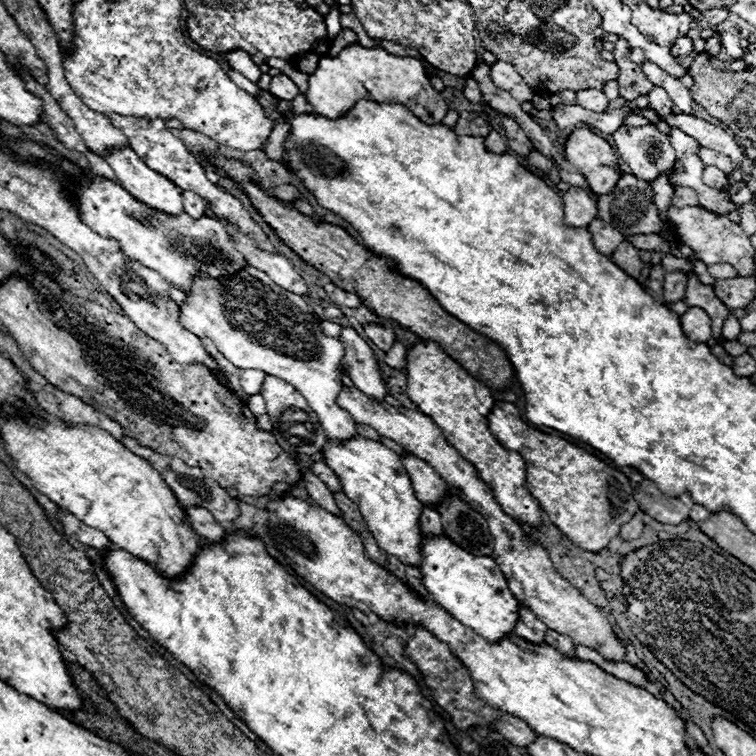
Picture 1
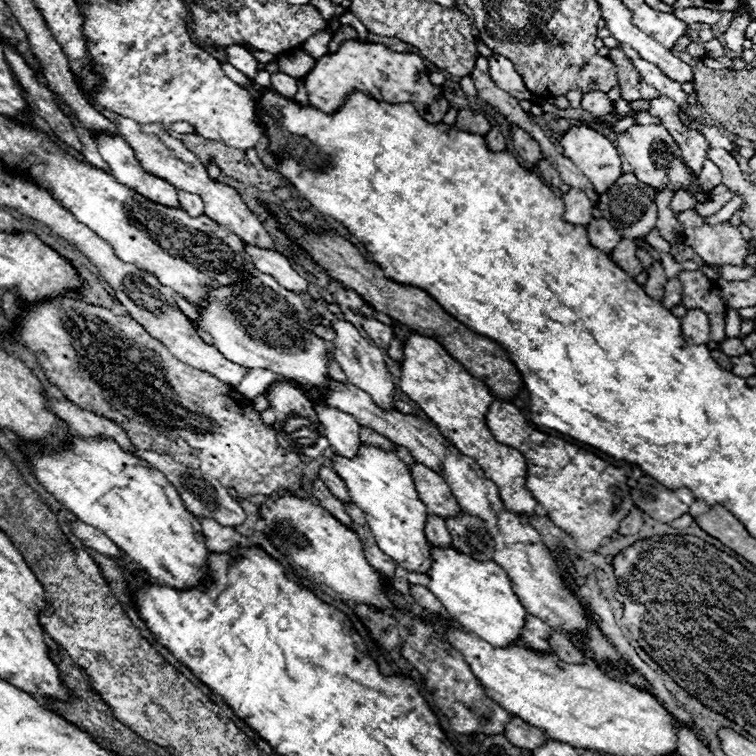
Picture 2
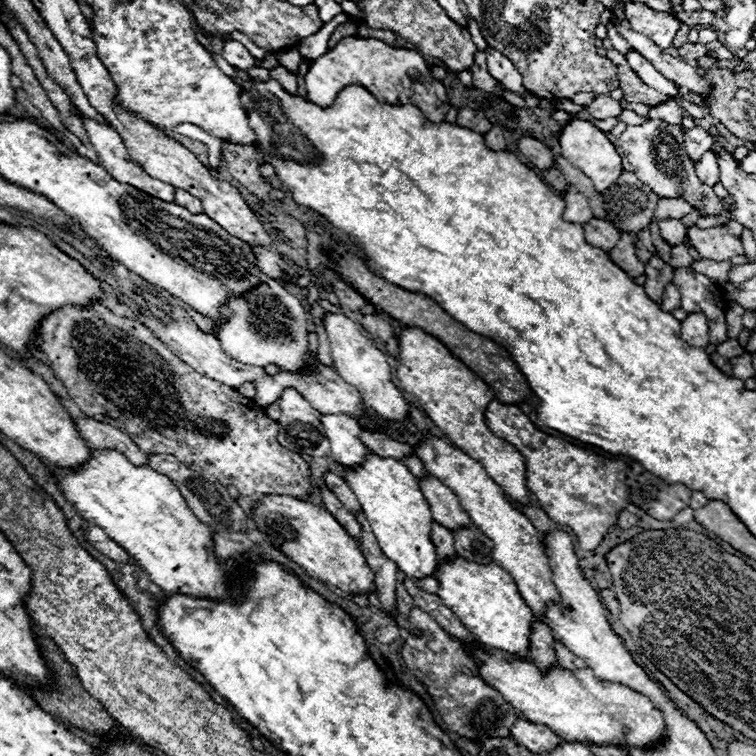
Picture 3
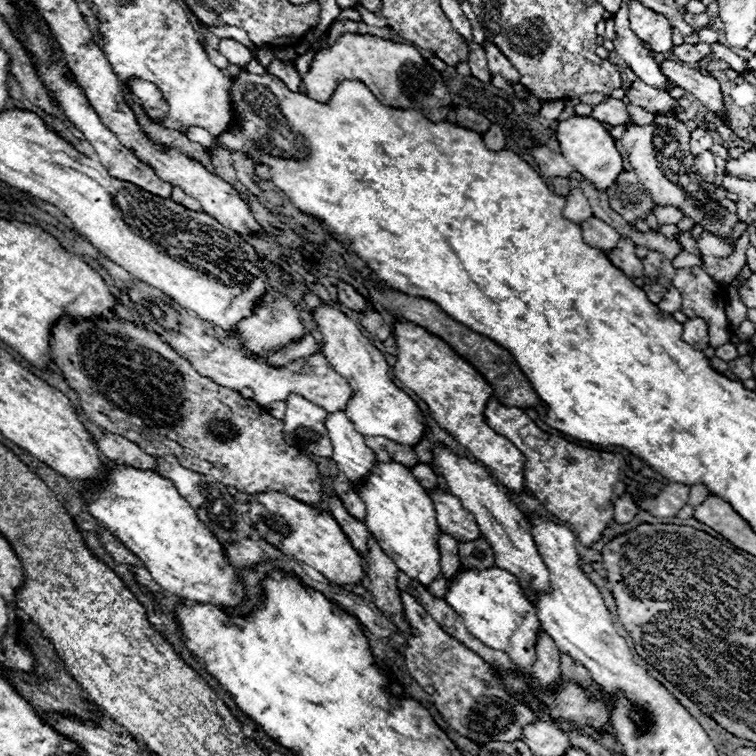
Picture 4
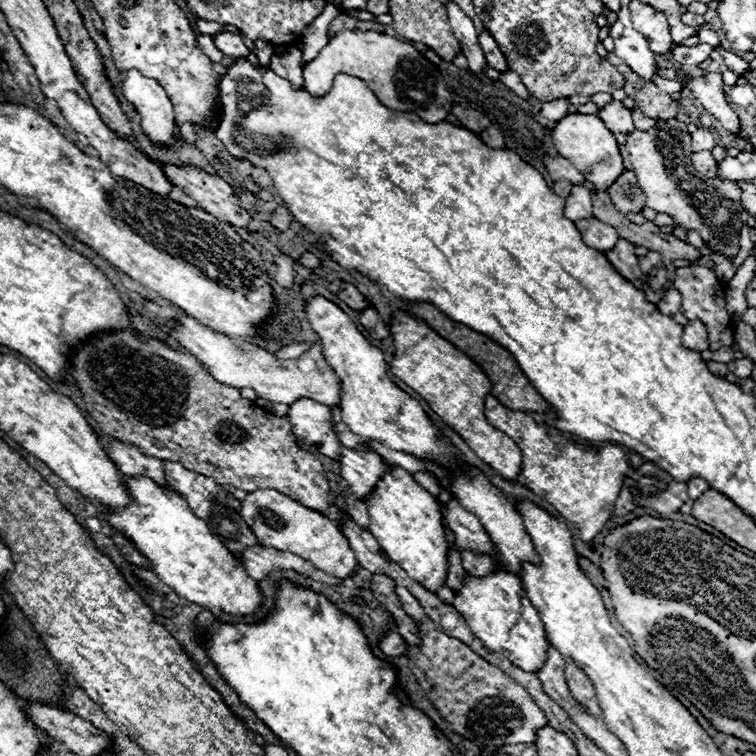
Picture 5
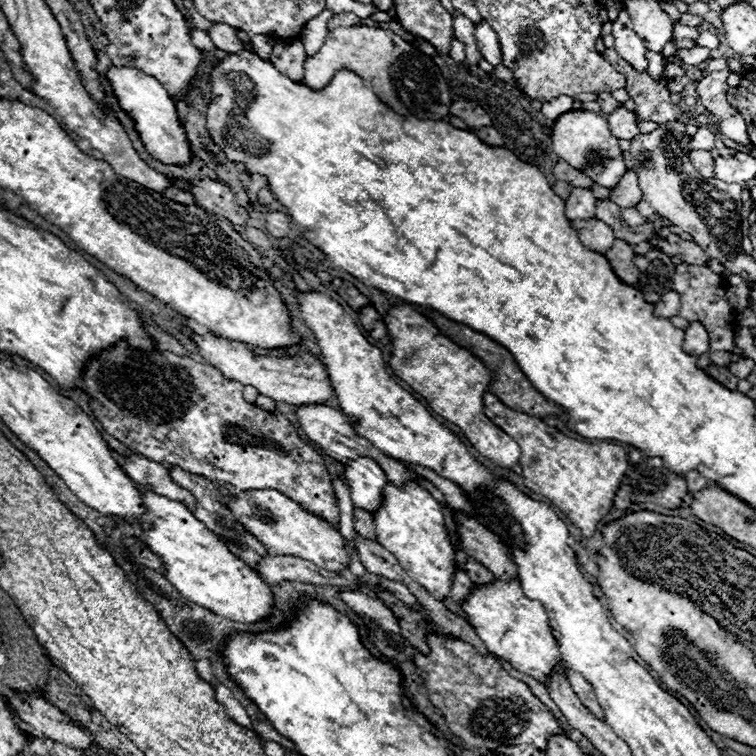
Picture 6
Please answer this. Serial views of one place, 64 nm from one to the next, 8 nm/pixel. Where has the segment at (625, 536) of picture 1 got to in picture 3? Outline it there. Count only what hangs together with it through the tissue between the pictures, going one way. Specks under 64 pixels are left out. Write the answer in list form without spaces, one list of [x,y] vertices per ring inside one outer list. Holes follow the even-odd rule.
[[[628,504],[620,514],[618,514],[618,526],[620,528],[632,528],[636,522],[638,522],[638,516],[640,514],[640,508],[634,506],[634,504]]]

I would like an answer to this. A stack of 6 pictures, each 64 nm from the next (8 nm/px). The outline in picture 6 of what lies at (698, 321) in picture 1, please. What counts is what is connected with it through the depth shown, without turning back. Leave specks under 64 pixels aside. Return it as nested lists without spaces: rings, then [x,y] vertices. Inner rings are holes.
[[[698,322],[690,324],[684,334],[686,334],[684,336],[684,352],[700,356],[708,350],[708,332],[702,324],[698,324]]]

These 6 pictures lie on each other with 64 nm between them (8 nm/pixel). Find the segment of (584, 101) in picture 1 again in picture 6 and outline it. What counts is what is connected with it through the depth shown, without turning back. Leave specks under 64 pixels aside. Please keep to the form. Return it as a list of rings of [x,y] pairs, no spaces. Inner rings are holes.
[[[620,106],[614,114],[608,116],[608,124],[610,124],[612,134],[618,140],[632,140],[634,136],[640,134],[638,124],[636,124],[636,114],[626,110],[624,106]]]

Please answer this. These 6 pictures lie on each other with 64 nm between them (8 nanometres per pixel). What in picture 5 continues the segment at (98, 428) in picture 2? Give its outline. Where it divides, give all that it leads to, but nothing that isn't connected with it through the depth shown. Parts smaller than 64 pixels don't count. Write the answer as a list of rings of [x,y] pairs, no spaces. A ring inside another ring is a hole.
[[[114,440],[108,450],[110,458],[114,460],[114,464],[118,466],[118,470],[124,476],[148,476],[152,478],[156,484],[160,486],[168,486],[166,476],[164,476],[164,462],[144,456],[138,448],[128,446],[120,440]]]

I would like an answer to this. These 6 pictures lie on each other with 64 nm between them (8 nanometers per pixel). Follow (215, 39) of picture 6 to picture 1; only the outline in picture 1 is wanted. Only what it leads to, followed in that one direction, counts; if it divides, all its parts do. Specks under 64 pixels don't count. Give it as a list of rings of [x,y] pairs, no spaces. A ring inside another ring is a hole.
[[[232,50],[228,54],[228,64],[230,64],[230,68],[242,72],[242,76],[246,76],[250,82],[256,82],[260,78],[260,74],[262,74],[260,68],[254,64],[252,56],[248,52],[244,52],[244,50]]]

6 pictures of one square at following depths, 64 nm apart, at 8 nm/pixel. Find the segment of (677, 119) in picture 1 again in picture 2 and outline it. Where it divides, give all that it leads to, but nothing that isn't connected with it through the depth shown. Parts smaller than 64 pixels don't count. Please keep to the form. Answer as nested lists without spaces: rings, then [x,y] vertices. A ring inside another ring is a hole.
[[[688,122],[688,124],[684,124],[684,126],[688,126],[688,128],[698,128],[698,130],[702,130],[702,134],[706,136],[706,140],[710,142],[710,146],[712,148],[726,148],[728,152],[734,152],[736,154],[736,146],[730,142],[730,138],[728,136],[724,136],[716,126],[702,126],[702,124],[698,124],[698,122]]]

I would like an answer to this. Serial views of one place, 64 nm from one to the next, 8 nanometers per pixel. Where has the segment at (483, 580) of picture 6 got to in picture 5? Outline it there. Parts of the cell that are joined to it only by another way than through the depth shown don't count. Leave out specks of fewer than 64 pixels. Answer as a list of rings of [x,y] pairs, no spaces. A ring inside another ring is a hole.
[[[462,552],[462,566],[470,576],[482,578],[494,572],[492,560],[488,556],[478,556],[476,552]]]

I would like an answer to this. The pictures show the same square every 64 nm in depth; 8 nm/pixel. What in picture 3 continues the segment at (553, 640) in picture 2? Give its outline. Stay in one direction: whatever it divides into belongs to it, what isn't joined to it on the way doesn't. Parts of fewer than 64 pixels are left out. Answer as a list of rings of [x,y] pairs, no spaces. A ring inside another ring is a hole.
[[[556,640],[556,646],[554,646],[554,650],[556,650],[556,656],[558,656],[558,664],[560,664],[564,670],[586,668],[586,662],[584,662],[584,660],[580,660],[578,656],[574,656],[570,650],[562,648],[562,644],[558,644],[558,640]]]

